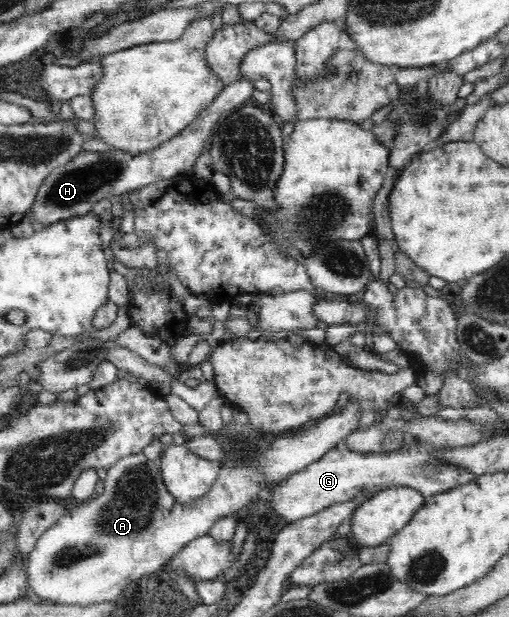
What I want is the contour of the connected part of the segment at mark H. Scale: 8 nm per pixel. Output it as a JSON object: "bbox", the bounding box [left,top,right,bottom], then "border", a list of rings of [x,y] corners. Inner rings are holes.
{"bbox":[28,75,255,229],"border":[[[243,75],[228,83],[216,96],[215,101],[178,136],[172,137],[151,151],[136,154],[118,149],[105,151],[105,153],[82,151],[65,165],[55,168],[45,180],[43,187],[39,189],[35,205],[28,212],[29,216],[35,218],[36,227],[34,229],[59,220],[87,215],[91,212],[92,205],[99,203],[105,197],[121,199],[130,192],[138,191],[150,183],[171,179],[181,173],[190,174],[219,117],[231,109],[235,110],[235,107],[239,107],[239,105],[251,103],[253,97],[255,97],[254,81]]]}

